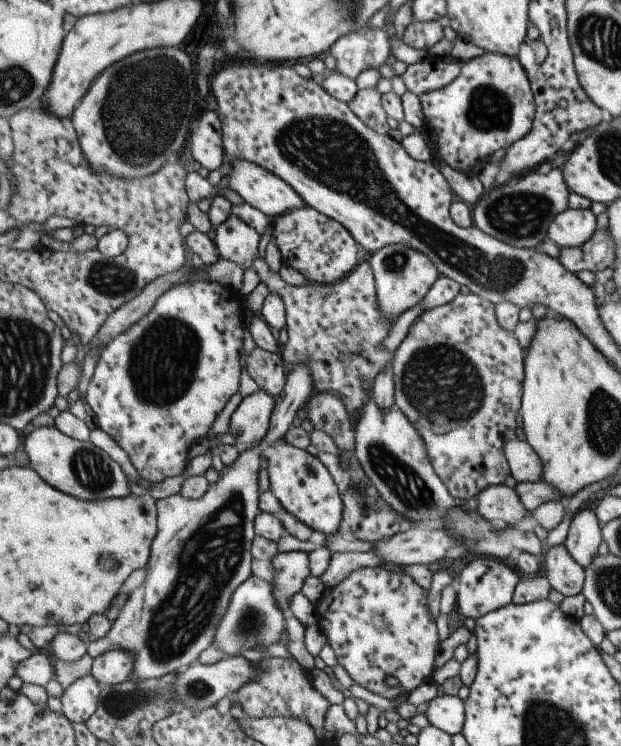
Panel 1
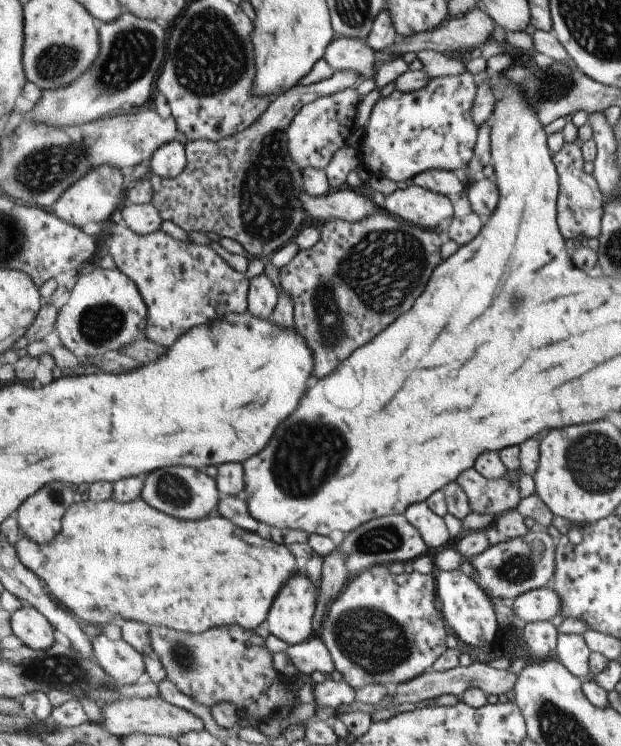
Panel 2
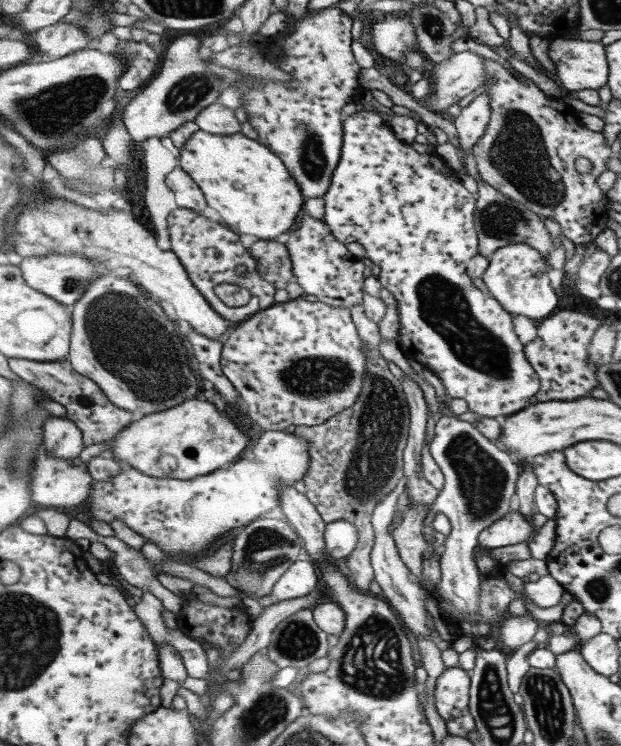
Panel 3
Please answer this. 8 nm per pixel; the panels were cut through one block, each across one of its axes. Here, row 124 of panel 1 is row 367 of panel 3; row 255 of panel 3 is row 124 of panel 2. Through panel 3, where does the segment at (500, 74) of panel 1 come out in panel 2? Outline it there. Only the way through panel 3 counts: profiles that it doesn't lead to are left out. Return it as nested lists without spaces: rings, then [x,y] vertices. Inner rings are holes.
[[[466,72],[459,75],[434,78],[430,79],[427,86],[421,90],[413,92],[399,92],[399,90],[394,90],[390,95],[383,96],[383,98],[378,100],[374,104],[370,118],[365,125],[366,133],[362,139],[359,149],[360,160],[363,160],[363,164],[369,168],[369,172],[375,176],[386,176],[395,182],[405,182],[405,180],[409,179],[414,180],[418,174],[429,170],[448,170],[453,172],[457,172],[457,170],[467,171],[472,158],[476,156],[476,144],[480,134],[480,126],[477,126],[477,123],[473,120],[472,115],[472,110],[476,104],[476,96],[478,93],[477,84],[475,84],[475,77],[476,75]]]

